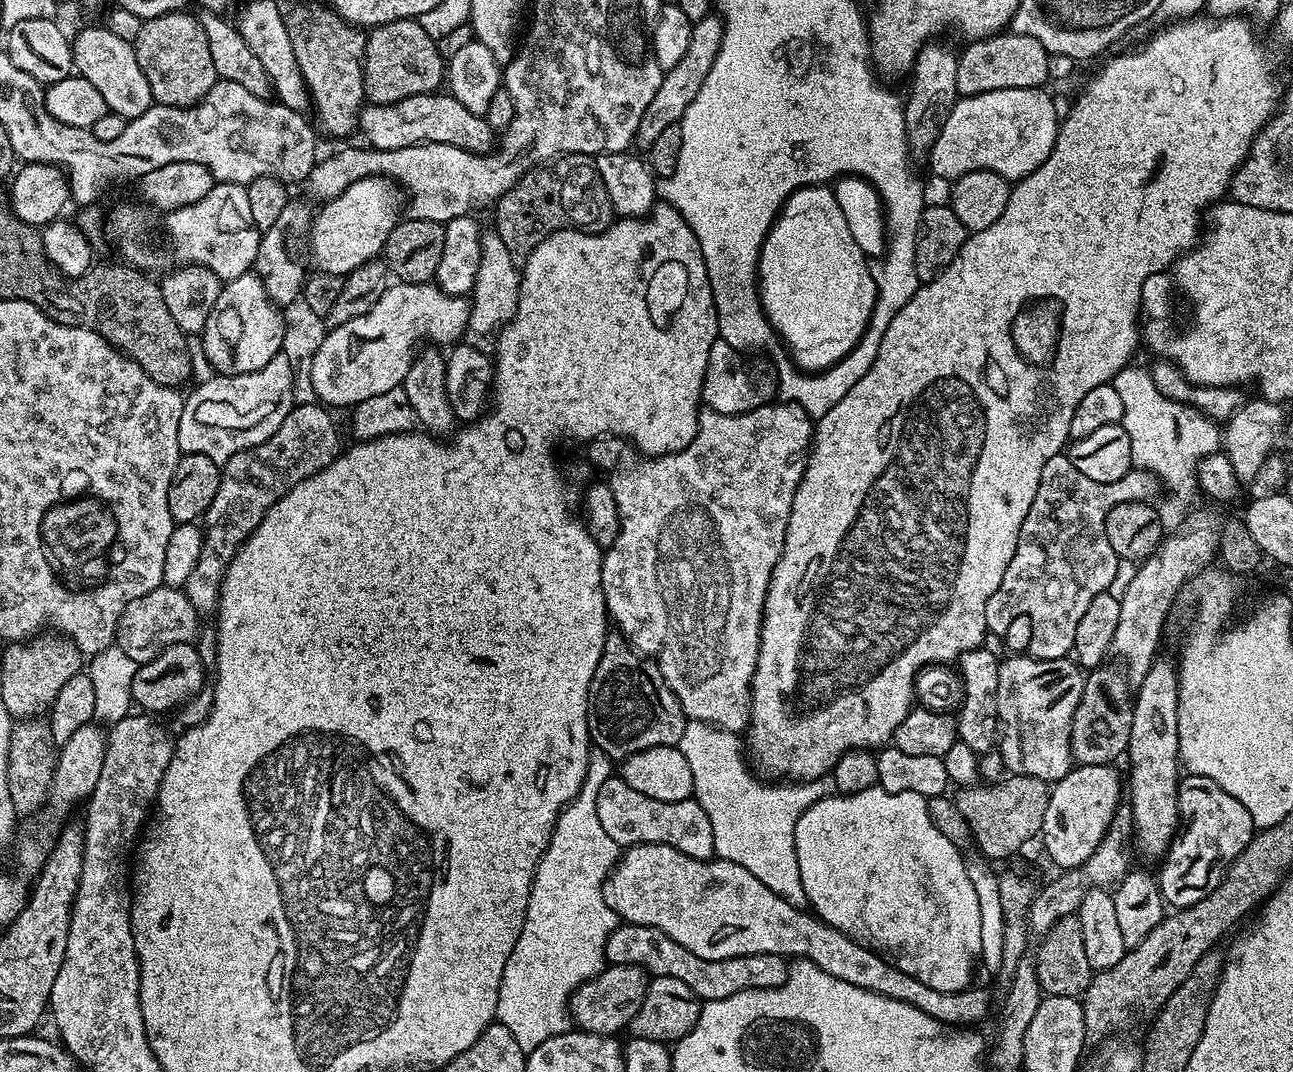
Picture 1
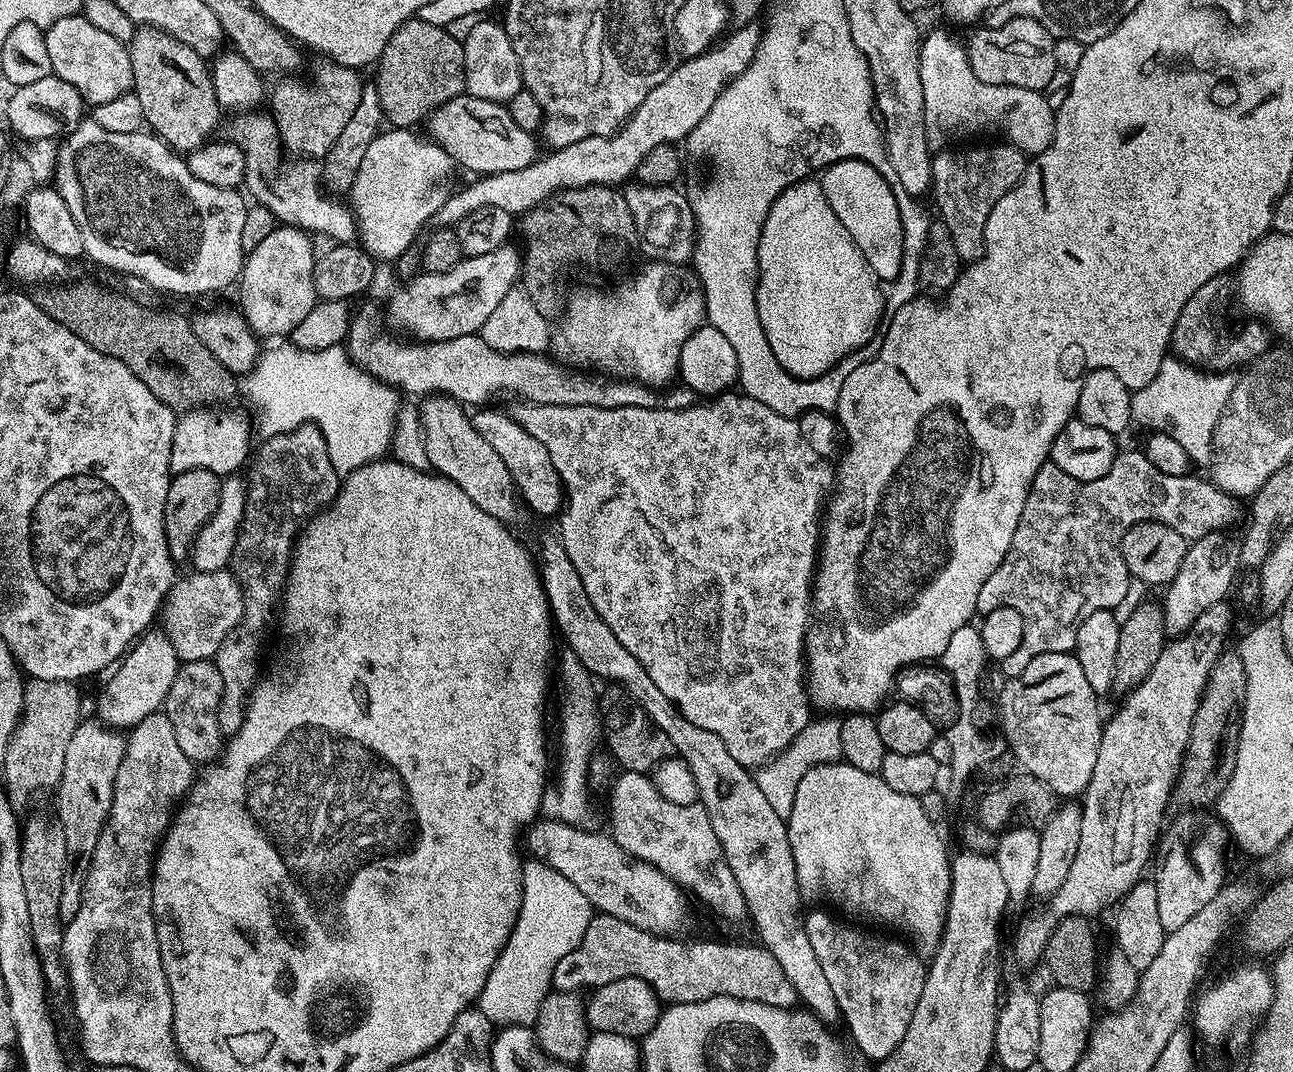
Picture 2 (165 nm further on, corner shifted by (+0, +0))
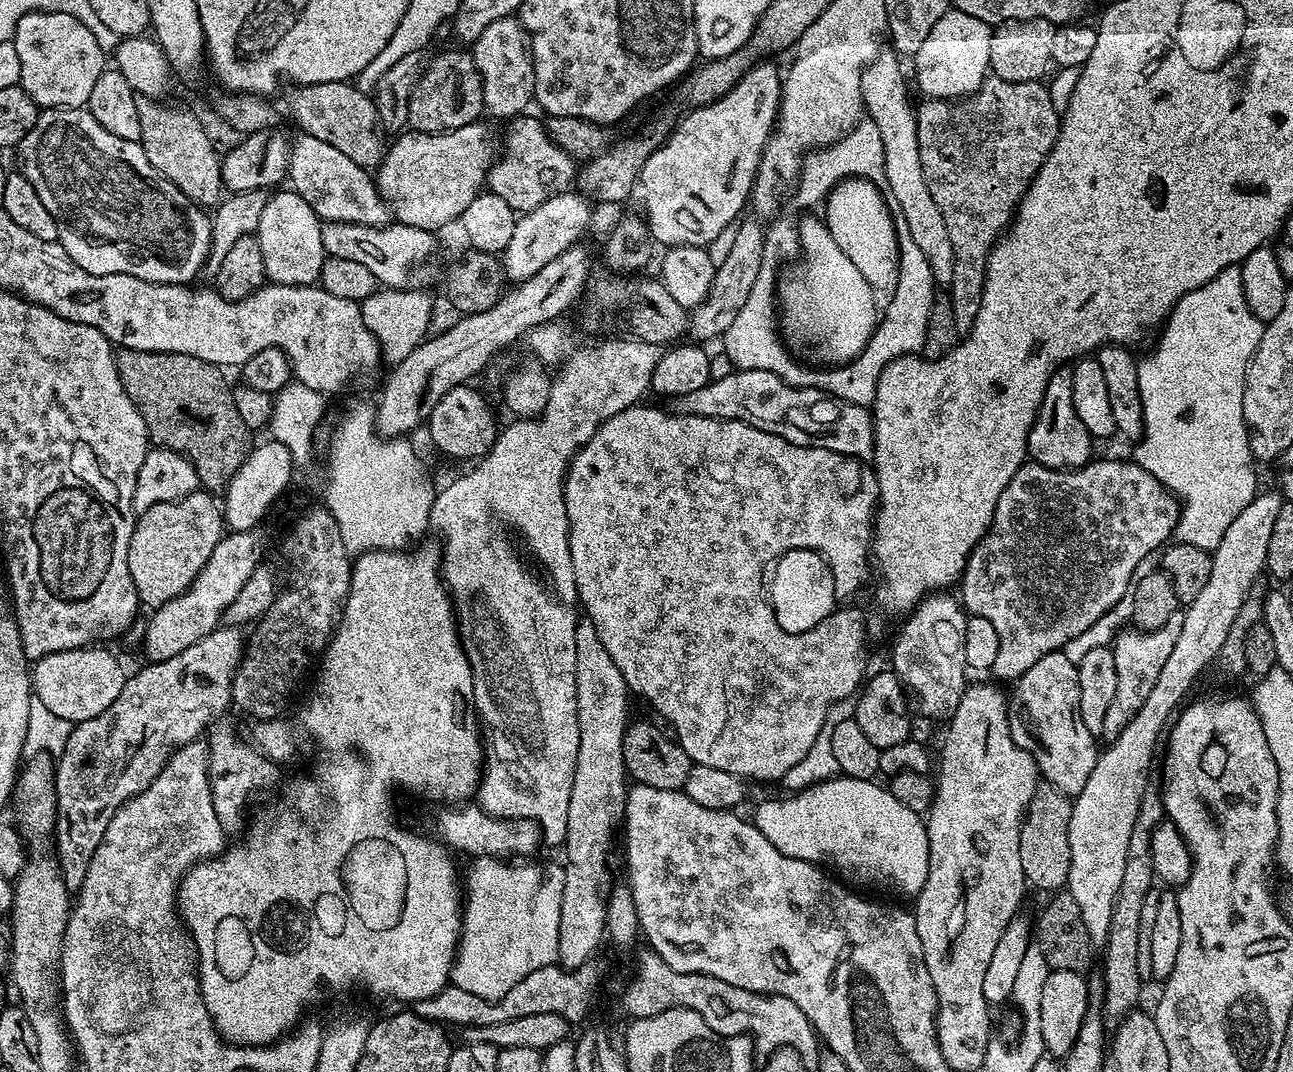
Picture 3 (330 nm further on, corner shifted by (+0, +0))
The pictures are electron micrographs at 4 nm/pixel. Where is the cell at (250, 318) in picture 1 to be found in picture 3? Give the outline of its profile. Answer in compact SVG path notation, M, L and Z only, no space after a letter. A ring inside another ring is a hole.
M276 190L264 201L262 222L258 222L255 236L260 239L264 275L274 284L303 284L312 286L320 279L326 259L322 242L322 220L297 192Z

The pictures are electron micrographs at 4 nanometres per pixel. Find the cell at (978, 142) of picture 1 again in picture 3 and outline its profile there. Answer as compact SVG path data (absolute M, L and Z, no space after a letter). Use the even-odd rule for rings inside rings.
M949 7L948 12L934 22L934 30L930 30L914 57L916 84L924 91L923 95L933 100L958 100L978 91L990 75L988 63L993 31L993 25L982 22L982 18L973 18Z

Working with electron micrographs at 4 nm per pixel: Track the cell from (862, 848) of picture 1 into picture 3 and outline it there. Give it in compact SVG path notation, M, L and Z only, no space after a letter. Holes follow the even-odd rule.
M836 774L833 780L820 780L785 800L764 800L754 815L756 829L782 854L841 872L836 874L849 885L889 888L900 896L915 898L928 873L925 821L921 813L902 806L885 785L876 783L875 779Z

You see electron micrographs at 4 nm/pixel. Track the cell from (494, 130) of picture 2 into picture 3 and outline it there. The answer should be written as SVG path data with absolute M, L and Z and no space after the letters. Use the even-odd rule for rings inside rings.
M521 114L507 121L508 133L504 136L504 153L501 156L499 153L486 181L487 191L496 192L498 198L510 202L517 214L530 212L542 206L556 193L571 189L578 175L577 161L553 142L545 121L535 120L528 115Z

